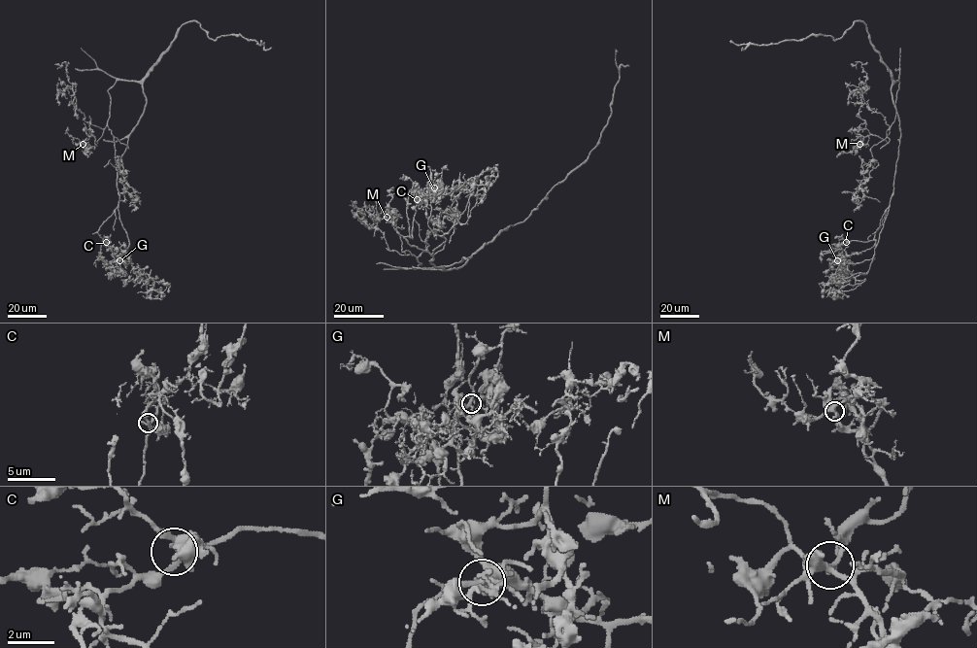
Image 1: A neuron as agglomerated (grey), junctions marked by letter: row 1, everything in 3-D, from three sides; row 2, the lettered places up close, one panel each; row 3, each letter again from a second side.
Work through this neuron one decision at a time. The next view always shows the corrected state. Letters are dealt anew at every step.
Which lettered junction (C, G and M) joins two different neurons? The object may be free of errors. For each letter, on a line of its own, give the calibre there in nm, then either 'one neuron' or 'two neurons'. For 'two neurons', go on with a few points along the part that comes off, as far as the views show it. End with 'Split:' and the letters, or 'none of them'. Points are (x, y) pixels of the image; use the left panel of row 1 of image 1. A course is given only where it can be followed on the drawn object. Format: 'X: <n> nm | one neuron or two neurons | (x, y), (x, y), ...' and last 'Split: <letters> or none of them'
C: 240 nm | one neuron
G: 240 nm | one neuron
M: 320 nm | one neuron
Split: none of them

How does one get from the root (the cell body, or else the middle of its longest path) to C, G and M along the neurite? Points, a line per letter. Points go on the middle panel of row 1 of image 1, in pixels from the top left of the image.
C: (467, 259), (458, 268), (437, 267), (427, 251), (408, 242), (405, 236), (412, 233), (417, 199)
G: (467, 259), (449, 270), (429, 261), (446, 240), (427, 224), (434, 187)
M: (467, 259), (420, 268), (414, 255), (402, 252), (395, 223), (387, 217)

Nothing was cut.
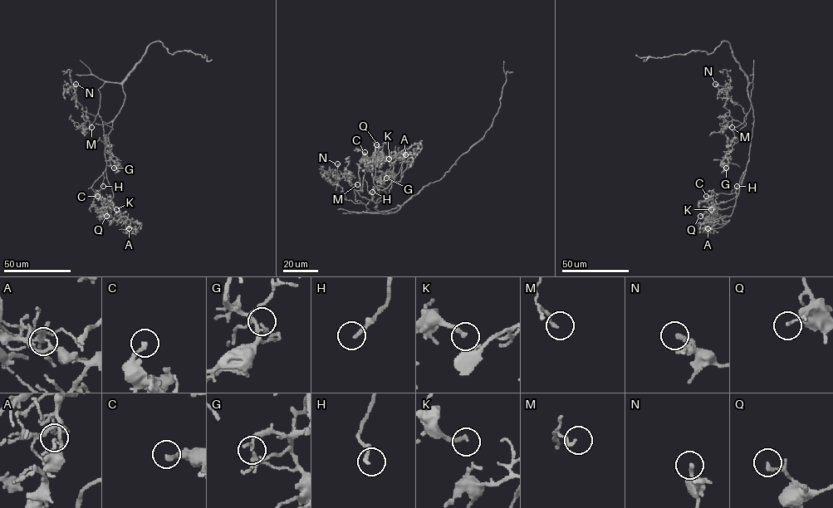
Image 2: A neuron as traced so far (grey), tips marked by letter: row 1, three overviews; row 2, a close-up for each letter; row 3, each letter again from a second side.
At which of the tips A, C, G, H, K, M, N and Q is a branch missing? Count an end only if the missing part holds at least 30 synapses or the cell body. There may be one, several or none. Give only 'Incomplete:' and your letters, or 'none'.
Incomplete: none

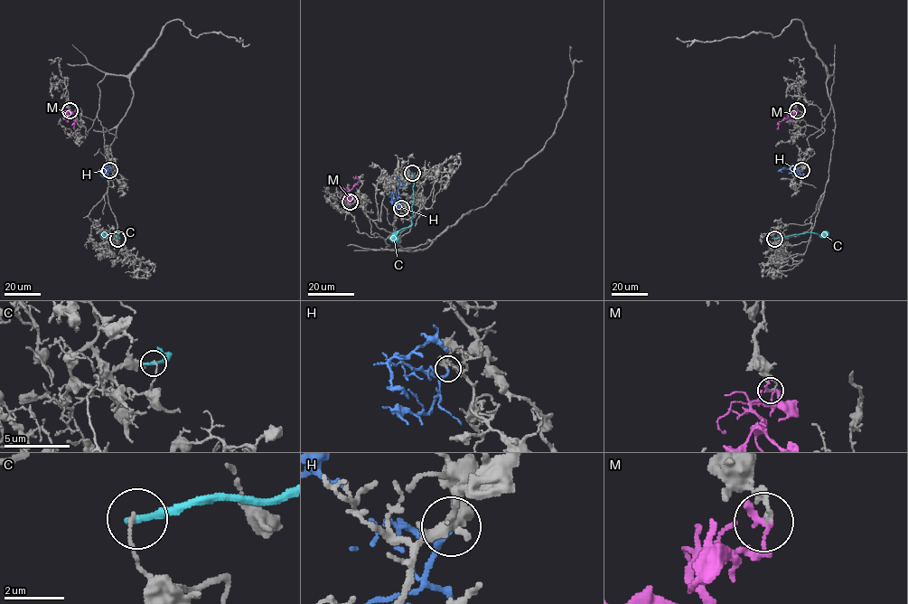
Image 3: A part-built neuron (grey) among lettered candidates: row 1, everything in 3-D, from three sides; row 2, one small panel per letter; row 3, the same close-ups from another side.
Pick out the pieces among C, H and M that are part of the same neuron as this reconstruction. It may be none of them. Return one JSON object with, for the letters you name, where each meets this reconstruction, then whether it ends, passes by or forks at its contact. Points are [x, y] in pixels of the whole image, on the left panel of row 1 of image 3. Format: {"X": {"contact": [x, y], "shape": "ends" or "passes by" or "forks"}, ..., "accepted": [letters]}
{"H": {"contact": [109, 170], "shape": "ends"}, "accepted": ["H"]}

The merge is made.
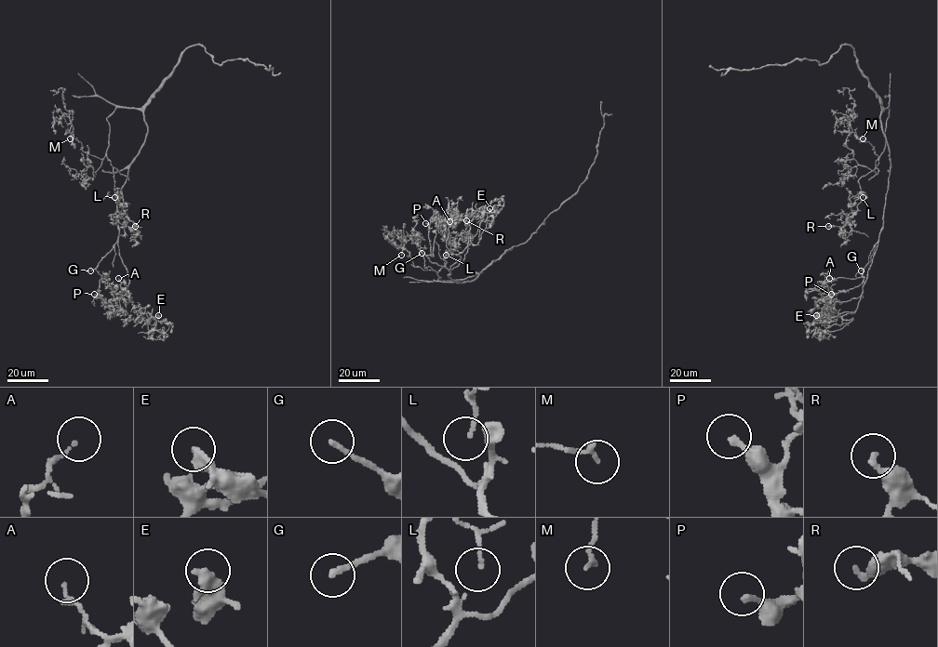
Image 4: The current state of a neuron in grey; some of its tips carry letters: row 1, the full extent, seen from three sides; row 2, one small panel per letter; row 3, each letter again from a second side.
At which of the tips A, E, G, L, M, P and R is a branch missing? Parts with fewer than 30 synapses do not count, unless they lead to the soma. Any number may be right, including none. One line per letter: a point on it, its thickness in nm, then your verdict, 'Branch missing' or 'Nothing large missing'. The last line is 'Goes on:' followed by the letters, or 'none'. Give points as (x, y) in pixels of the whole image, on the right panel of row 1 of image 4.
A: Place: (829, 278). Thickness 90 nm. Branch missing
E: Place: (816, 315). Thickness 460 nm. Nothing large missing
G: Place: (861, 270). Thickness 170 nm. Branch missing
L: Place: (863, 197). Thickness 120 nm. Nothing large missing
M: Place: (863, 138). Thickness 170 nm. Nothing large missing
P: Place: (831, 294). Thickness 240 nm. Branch missing
R: Place: (828, 226). Thickness 220 nm. Nothing large missing
Goes on: A, G, P

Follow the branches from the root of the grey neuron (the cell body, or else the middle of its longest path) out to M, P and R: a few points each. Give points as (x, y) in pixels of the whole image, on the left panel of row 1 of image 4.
M: (147, 128), (140, 111), (117, 107), (107, 118), (108, 146), (102, 159), (85, 152), (80, 142), (70, 138)
P: (147, 128), (119, 195), (117, 241), (96, 268), (101, 278), (98, 294), (94, 294)
R: (147, 128), (144, 113), (132, 108), (117, 107), (107, 118), (116, 203), (124, 222), (135, 226)

